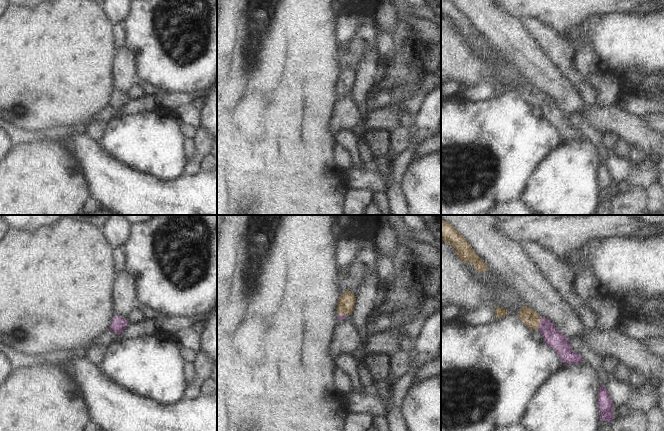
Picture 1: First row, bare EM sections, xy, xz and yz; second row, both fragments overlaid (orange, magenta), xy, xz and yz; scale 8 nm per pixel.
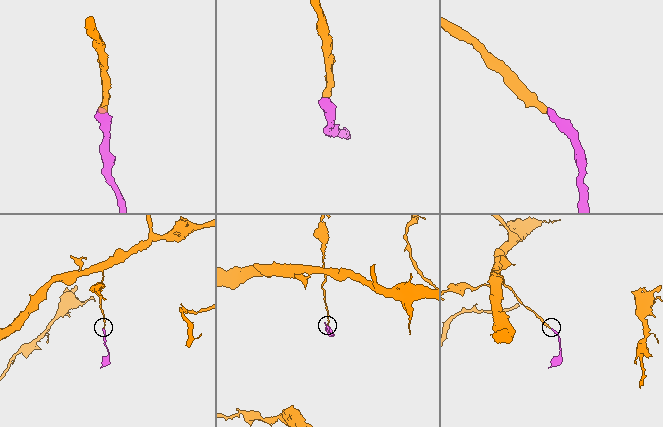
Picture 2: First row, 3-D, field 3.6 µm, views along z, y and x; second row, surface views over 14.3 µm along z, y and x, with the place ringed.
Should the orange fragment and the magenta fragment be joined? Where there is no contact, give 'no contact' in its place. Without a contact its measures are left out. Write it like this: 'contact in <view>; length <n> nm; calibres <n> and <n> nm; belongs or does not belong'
contact in yz; length 100 nm; calibres 140 and 150 nm; belongs

